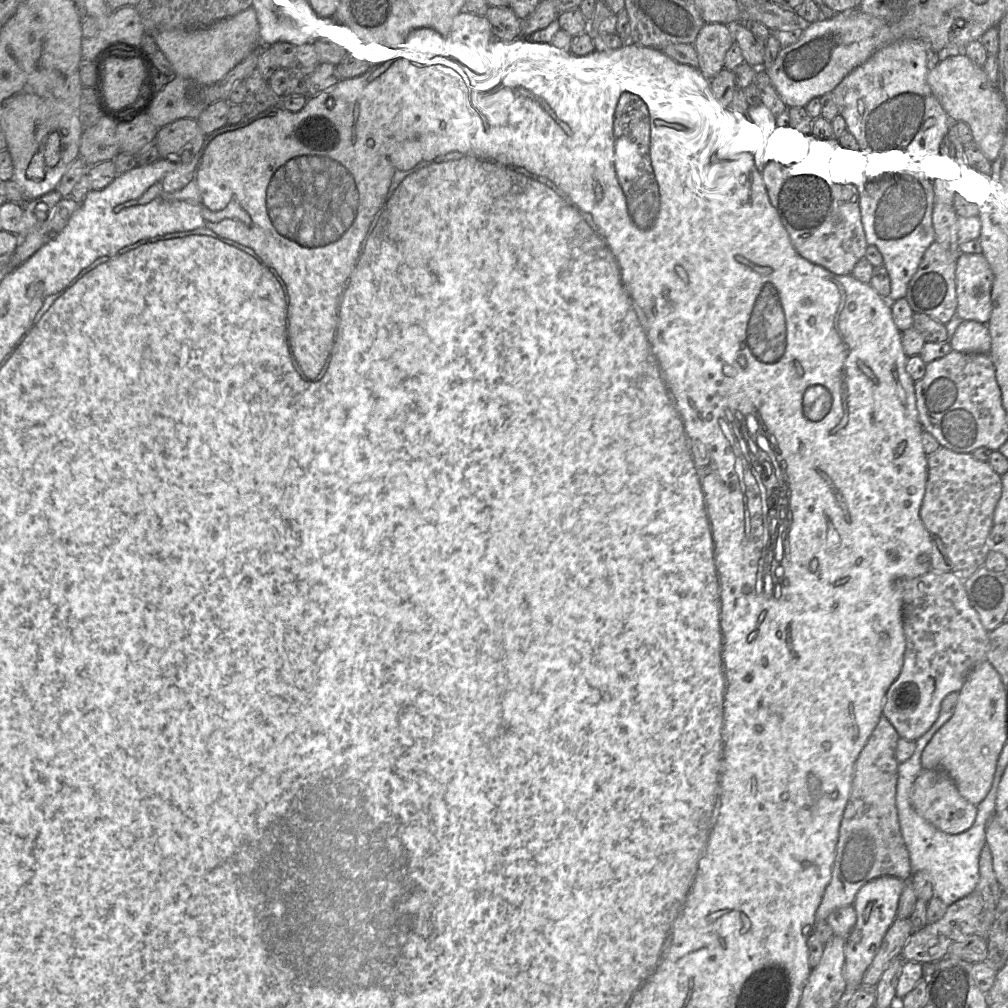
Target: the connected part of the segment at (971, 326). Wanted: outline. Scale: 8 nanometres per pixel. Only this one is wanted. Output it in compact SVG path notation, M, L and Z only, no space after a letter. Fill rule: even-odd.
M963 320L949 339L949 344L957 352L988 354L992 347L992 338L986 324Z

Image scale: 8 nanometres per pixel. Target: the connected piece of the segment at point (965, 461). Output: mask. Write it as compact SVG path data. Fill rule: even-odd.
M940 446L935 452L927 455L928 480L920 518L931 535L938 536L945 545L951 562L952 572L961 579L968 579L985 563L990 551L986 539L993 526L993 515L1002 495L1002 480L988 462L978 461L971 453L956 453Z

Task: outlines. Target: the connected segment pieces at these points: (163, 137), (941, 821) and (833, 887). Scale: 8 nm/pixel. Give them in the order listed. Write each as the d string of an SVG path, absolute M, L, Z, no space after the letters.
M180 118L158 129L155 144L160 158L185 162L188 154L196 156L205 137L197 119Z
M922 769L911 787L910 802L921 817L948 834L959 834L968 830L977 814L977 805L960 795L953 780L943 770Z
M882 715L858 756L850 797L840 823L831 878L816 910L815 924L827 920L829 914L835 909L853 905L859 889L873 879L881 876L893 876L903 881L911 879L912 868L909 852L901 833L896 807L899 763L895 758L895 749L899 739L900 737L893 725Z

